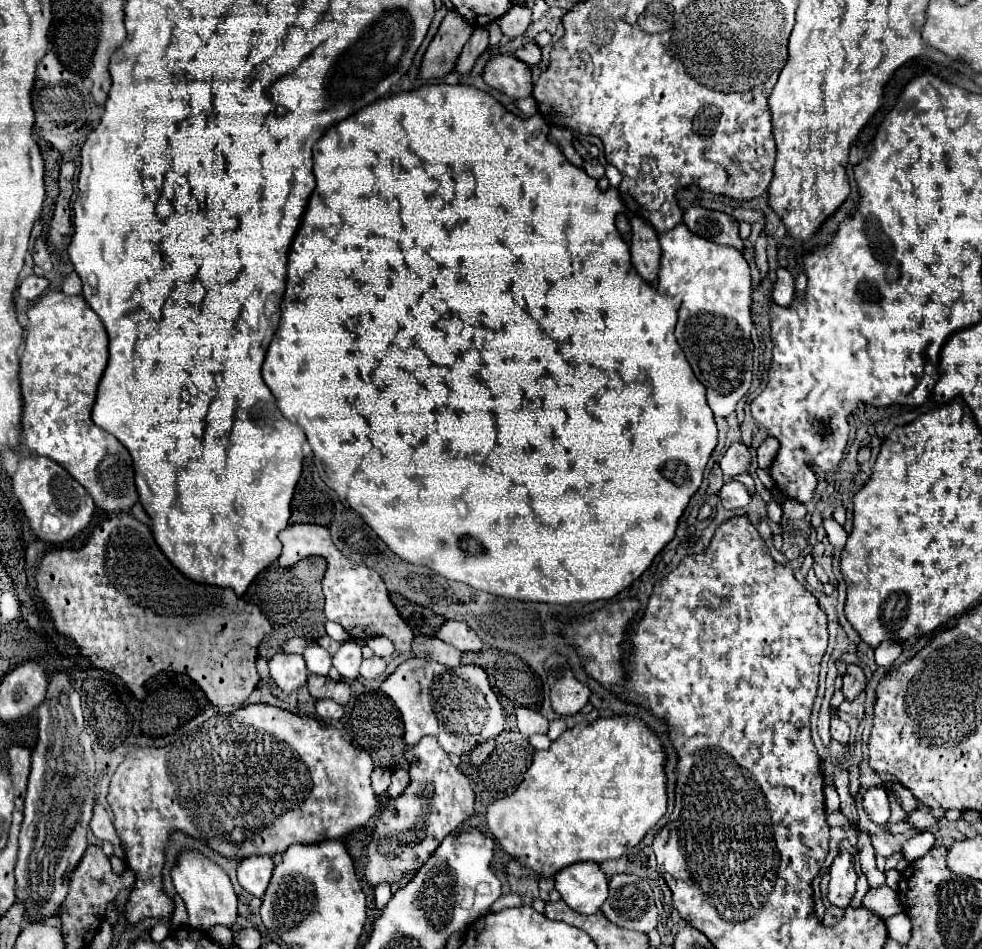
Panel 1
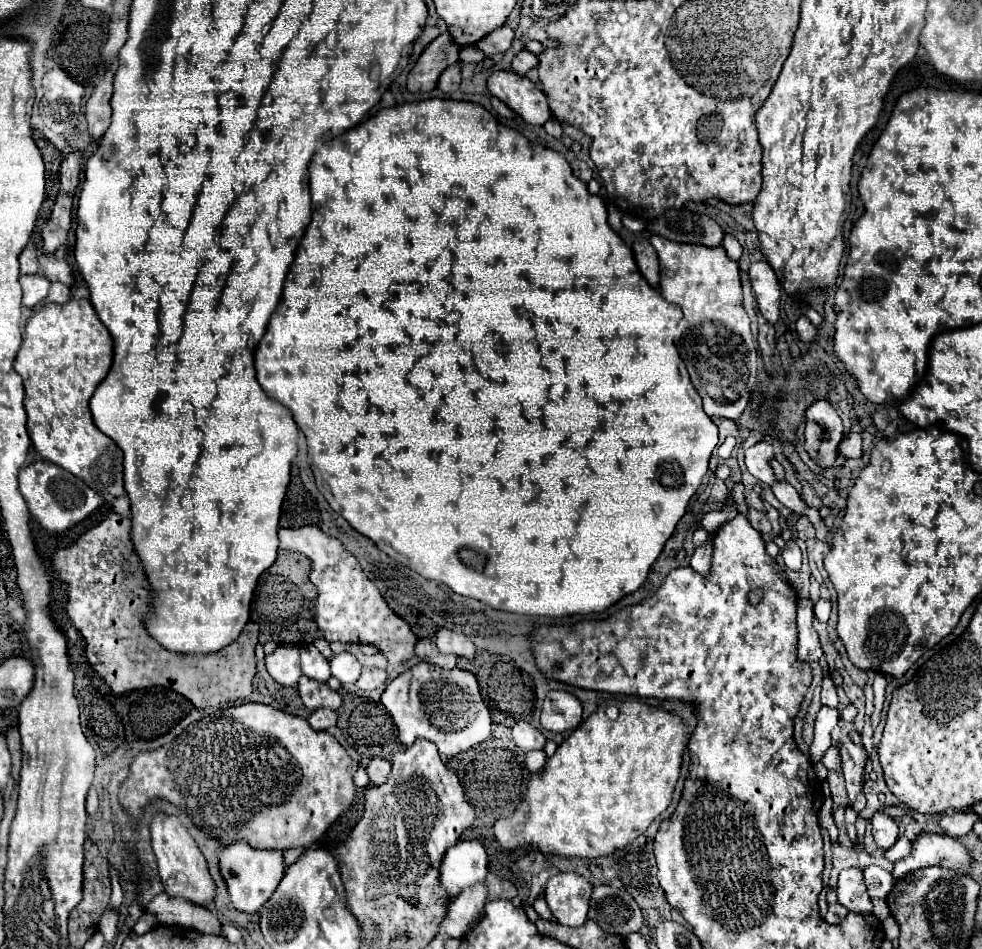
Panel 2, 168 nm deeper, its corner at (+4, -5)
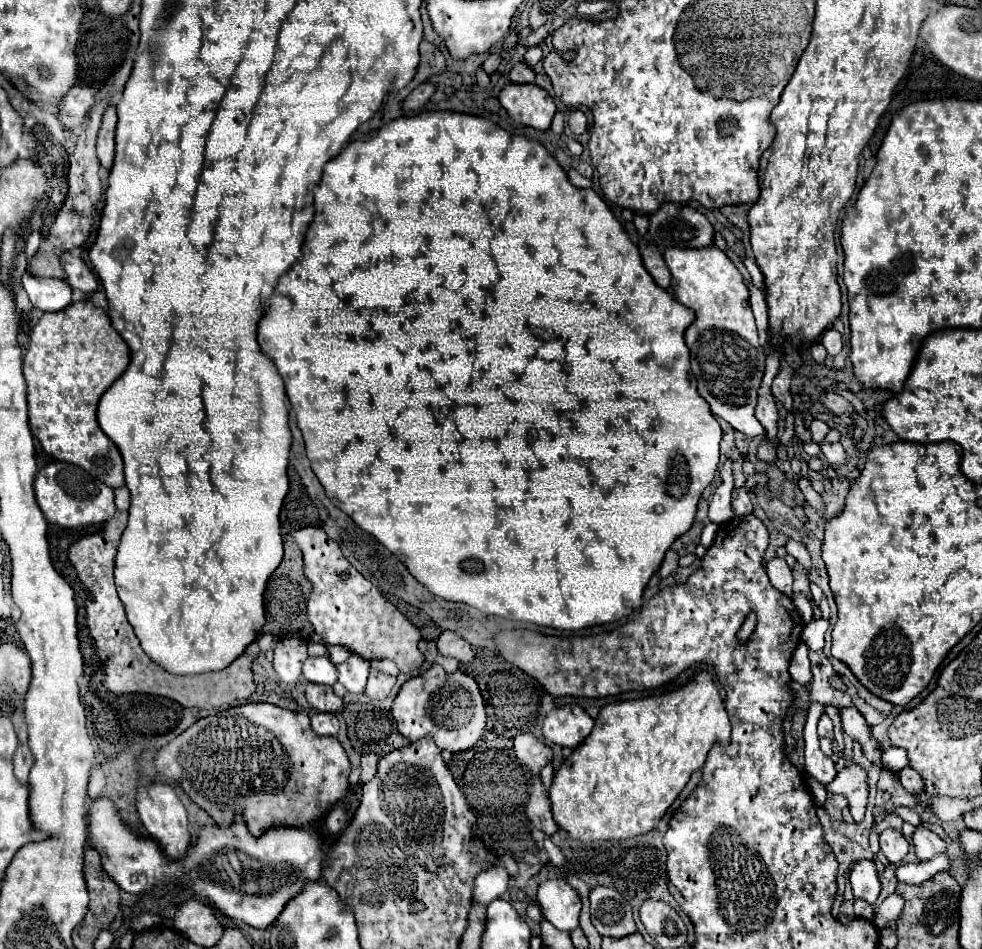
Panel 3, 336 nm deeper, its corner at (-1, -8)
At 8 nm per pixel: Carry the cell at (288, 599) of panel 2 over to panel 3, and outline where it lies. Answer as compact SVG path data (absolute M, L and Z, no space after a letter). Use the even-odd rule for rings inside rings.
M285 535L285 557L281 565L275 569L275 573L269 577L267 589L265 589L265 617L267 623L263 625L263 633L271 633L277 639L287 639L287 637L301 637L303 641L311 641L313 637L313 627L307 619L305 607L307 599L313 591L313 585L307 581L303 573L303 557L301 549L291 541L289 535Z

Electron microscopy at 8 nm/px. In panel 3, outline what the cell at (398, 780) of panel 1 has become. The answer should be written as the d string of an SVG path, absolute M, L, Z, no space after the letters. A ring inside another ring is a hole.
M367 753L367 755L361 757L361 769L363 769L361 781L363 781L363 783L367 783L367 781L371 781L371 779L375 777L377 765L379 765L379 757L377 757L375 753Z

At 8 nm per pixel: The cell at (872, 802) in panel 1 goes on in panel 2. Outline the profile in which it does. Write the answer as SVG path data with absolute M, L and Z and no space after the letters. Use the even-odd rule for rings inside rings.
M876 812L872 816L872 834L874 834L876 846L886 852L898 840L898 824L890 816L886 816L882 812Z

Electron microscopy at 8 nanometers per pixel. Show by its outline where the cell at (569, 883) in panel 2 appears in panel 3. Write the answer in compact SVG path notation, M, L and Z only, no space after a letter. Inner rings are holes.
M547 879L539 885L539 905L543 917L549 919L561 931L573 931L579 927L581 897L565 879Z

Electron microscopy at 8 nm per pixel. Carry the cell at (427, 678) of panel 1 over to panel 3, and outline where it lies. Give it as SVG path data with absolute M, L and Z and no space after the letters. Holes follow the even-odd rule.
M431 665L425 673L403 683L393 701L391 713L397 721L399 733L405 739L413 743L425 735L431 735L439 749L451 753L471 749L481 739L487 727L485 703L475 679L461 671L447 673L441 669L441 665Z

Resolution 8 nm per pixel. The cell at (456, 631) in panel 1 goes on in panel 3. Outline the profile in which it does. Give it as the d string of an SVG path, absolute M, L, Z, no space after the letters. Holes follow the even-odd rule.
M443 631L443 633L439 635L439 639L437 639L437 649L439 649L443 655L447 655L447 657L457 659L459 663L471 663L471 661L475 659L475 653L473 653L471 645L469 645L463 637L459 637L459 635L451 633L451 631Z

